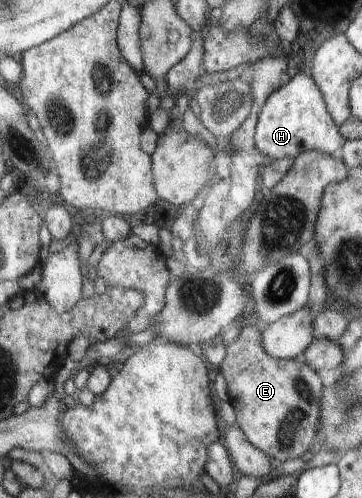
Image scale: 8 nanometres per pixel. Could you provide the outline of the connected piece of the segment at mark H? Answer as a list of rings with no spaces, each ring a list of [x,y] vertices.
[[[293,71],[285,87],[277,88],[263,104],[256,123],[254,142],[256,148],[274,160],[295,159],[303,152],[315,150],[341,159],[346,138],[326,108],[322,90],[317,87],[309,73]]]

